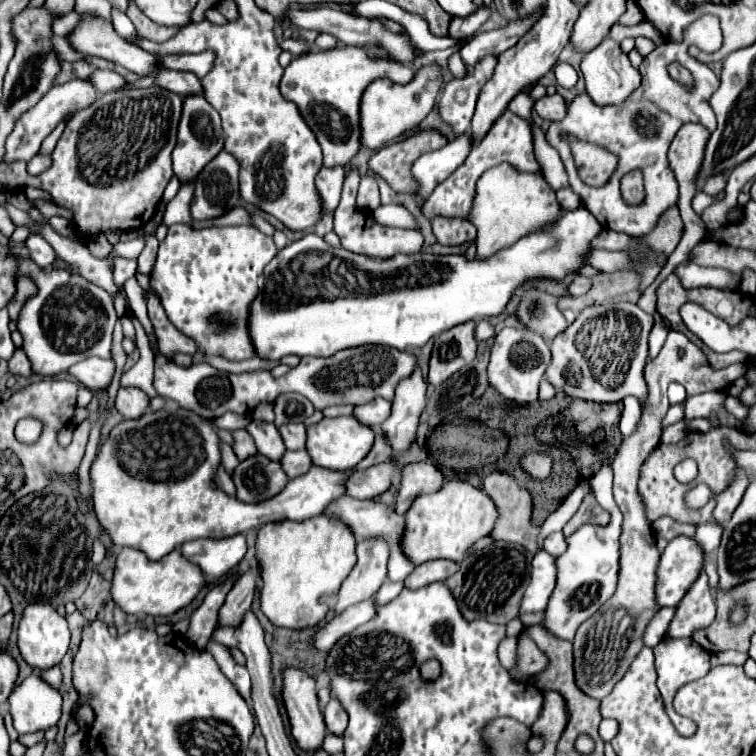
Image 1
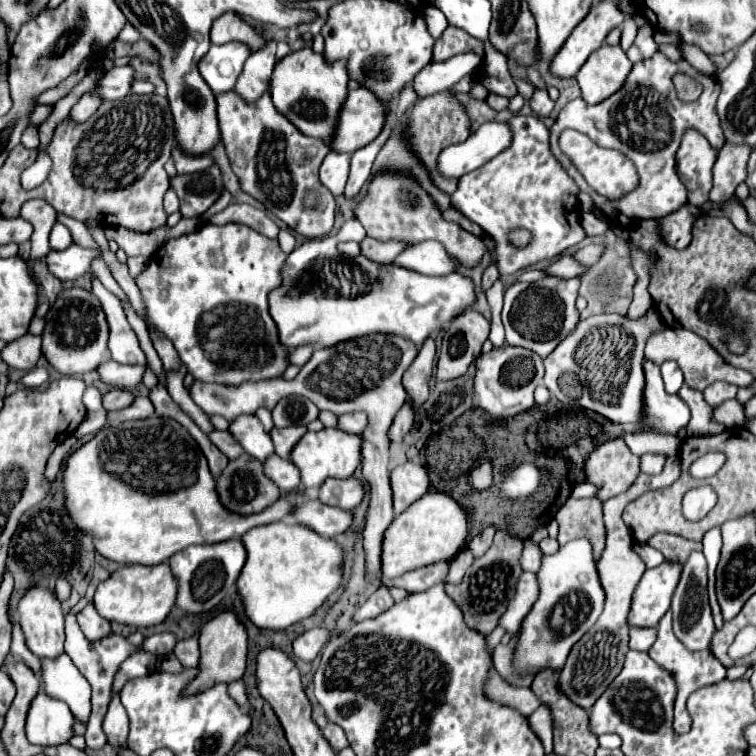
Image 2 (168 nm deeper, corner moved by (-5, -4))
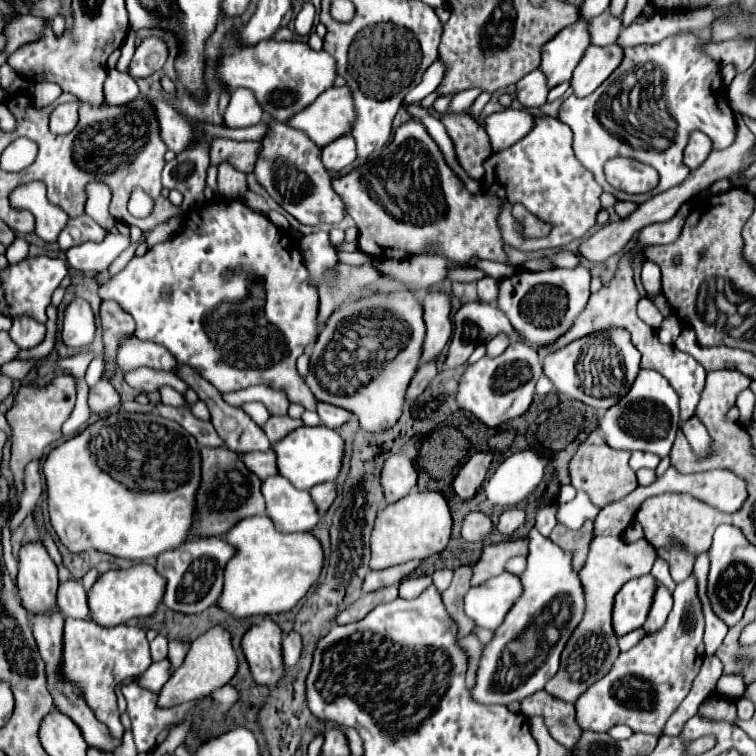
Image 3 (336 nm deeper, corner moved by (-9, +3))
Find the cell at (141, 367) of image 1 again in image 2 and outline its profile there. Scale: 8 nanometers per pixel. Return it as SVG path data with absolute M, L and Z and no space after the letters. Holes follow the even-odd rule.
M99 257L92 262L91 272L98 276L97 278L101 281L105 288L107 288L107 290L111 291L121 300L129 302L126 294L123 292L123 290L121 290L120 286L111 276L111 272L109 272L109 269L107 268L107 265L103 261L102 257Z

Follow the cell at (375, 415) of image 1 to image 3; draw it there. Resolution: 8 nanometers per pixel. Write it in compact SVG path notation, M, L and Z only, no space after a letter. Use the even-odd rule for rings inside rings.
M319 403L319 411L317 413L321 417L321 423L327 425L327 427L331 427L331 429L341 427L347 421L351 421L351 411L335 407L335 405L327 405L327 403Z

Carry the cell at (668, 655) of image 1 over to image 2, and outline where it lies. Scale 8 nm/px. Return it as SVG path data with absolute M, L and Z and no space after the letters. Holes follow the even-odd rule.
M667 610L667 614L663 616L663 620L659 620L659 624L655 626L657 628L657 640L655 644L649 648L649 656L659 664L663 666L665 670L669 670L675 680L677 680L677 700L675 700L675 720L673 720L673 730L677 734L685 734L689 732L691 728L691 716L685 708L685 702L689 698L689 694L693 694L695 690L703 688L703 686L709 686L709 684L715 684L719 680L725 678L727 670L719 664L719 660L715 660L715 656L711 656L709 650L703 650L703 652L691 652L687 650L673 634L673 628L671 628L671 610Z

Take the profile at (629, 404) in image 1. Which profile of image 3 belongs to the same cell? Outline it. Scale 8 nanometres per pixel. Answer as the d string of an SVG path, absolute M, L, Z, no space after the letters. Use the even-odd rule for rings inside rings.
M633 451L629 465L631 465L635 471L639 471L641 467L655 469L655 467L659 465L659 461L661 461L661 457L655 455L655 453L651 453L651 451Z

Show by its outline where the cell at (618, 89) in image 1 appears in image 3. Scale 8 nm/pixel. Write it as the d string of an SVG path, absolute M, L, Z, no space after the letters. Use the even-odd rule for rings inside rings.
M591 45L579 65L575 67L571 87L577 97L591 95L623 61L623 49L619 45L597 47Z

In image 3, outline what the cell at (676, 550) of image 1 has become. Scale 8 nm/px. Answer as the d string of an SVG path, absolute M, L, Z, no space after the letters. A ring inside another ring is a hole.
M643 575L623 585L623 589L615 597L615 609L613 609L617 637L639 629L647 621L655 591L657 591L657 579L653 575Z

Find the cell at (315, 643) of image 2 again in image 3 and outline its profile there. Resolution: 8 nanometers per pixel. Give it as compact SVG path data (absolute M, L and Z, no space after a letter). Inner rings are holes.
M291 631L283 641L283 663L285 663L285 667L293 667L299 661L301 651L303 651L301 635L297 631Z

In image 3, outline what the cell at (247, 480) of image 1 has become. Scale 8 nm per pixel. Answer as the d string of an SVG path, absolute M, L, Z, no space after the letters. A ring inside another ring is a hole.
M219 447L219 449L201 449L203 457L203 485L199 487L199 501L195 511L195 535L223 535L239 521L263 515L265 499L261 493L261 479L243 463L239 453Z

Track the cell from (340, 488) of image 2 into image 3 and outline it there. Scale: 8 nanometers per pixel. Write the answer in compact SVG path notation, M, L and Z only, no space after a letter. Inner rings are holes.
M325 481L325 483L315 485L309 493L311 493L315 505L319 505L319 511L325 513L333 505L333 501L337 497L337 487L335 487L335 481Z

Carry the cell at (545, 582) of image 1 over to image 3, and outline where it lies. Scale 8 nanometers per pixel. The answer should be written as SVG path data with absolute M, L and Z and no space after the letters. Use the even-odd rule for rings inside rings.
M501 573L465 595L465 613L483 629L499 629L509 609L523 593L523 583L513 573Z

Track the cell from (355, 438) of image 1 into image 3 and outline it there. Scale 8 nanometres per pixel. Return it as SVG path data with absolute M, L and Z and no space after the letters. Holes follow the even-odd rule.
M325 425L319 427L299 427L291 431L283 441L273 445L277 453L277 465L279 473L287 477L297 489L311 489L317 483L323 481L335 481L339 477L339 471L343 467L343 455L345 455L345 441L343 437Z

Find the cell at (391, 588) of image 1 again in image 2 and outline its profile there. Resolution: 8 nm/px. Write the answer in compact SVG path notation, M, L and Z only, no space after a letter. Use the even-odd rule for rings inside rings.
M381 586L377 592L373 592L369 596L369 600L351 616L351 622L361 622L361 620L367 620L367 618L375 618L379 616L381 612L389 610L393 606L393 598L389 594L389 590L385 586Z

